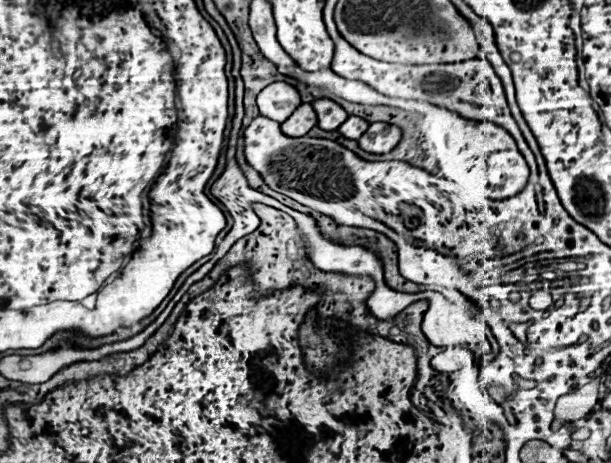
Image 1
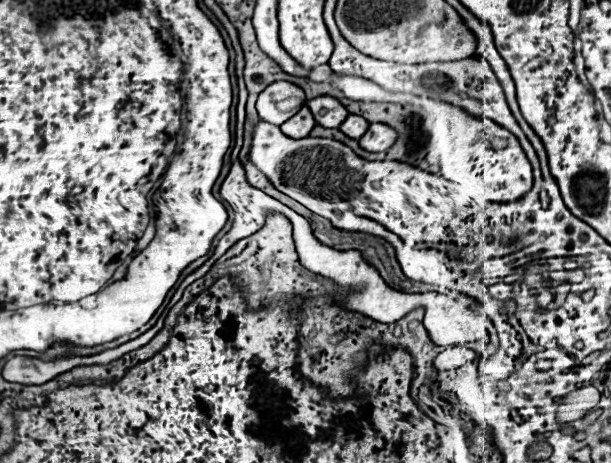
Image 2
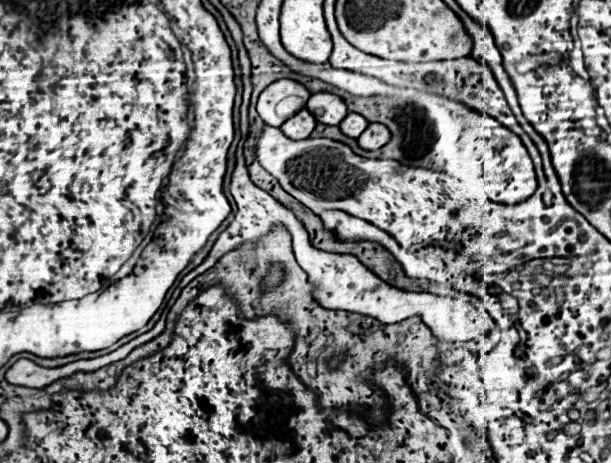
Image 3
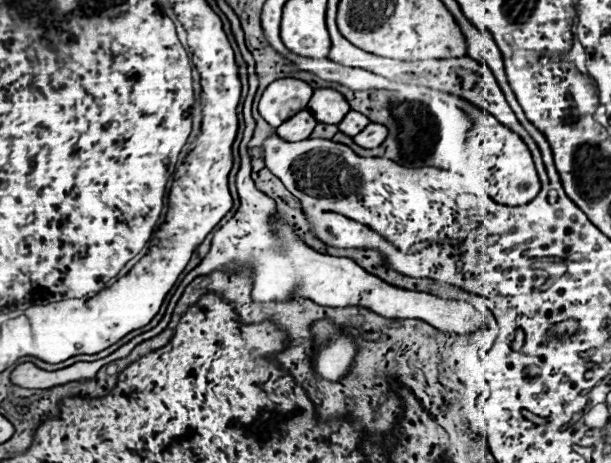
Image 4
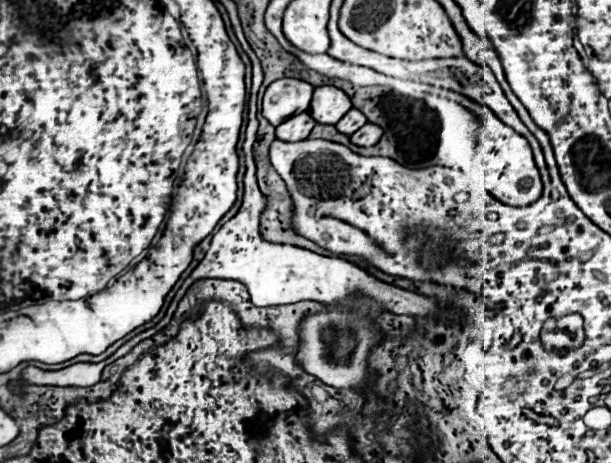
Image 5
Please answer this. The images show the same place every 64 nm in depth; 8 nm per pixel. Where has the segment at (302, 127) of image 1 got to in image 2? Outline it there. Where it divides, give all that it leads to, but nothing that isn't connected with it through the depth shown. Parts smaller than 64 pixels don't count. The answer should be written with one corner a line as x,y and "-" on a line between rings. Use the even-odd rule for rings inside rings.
302,106
300,112
296,116
292,116
290,120
286,120
280,128
286,136
298,140
298,138
306,138
314,126
316,126
316,120
314,120
312,112
306,106

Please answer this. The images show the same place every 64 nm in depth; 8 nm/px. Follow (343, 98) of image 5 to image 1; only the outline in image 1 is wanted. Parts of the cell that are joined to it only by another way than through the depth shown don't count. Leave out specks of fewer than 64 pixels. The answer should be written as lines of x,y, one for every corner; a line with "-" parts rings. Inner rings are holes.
320,98
320,100
312,102
312,108
318,116
318,126
322,130
328,130
328,132
338,130
338,126
348,118
346,110
340,104
336,104
334,100
328,100
328,98

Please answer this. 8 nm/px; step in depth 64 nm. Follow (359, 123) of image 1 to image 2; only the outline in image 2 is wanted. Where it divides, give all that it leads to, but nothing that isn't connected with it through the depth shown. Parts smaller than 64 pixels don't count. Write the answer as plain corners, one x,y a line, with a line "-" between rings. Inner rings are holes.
348,116
342,124
340,124
340,130
348,136
348,138
360,138
364,132
366,132
366,128
370,126
370,122
368,120
362,120
362,116

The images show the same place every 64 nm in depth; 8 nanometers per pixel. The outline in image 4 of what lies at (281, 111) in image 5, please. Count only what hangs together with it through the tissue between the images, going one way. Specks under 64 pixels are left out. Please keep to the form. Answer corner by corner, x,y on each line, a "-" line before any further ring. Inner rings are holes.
294,78
274,80
260,98
260,114
272,126
278,128
284,120
304,110
312,98
310,84

